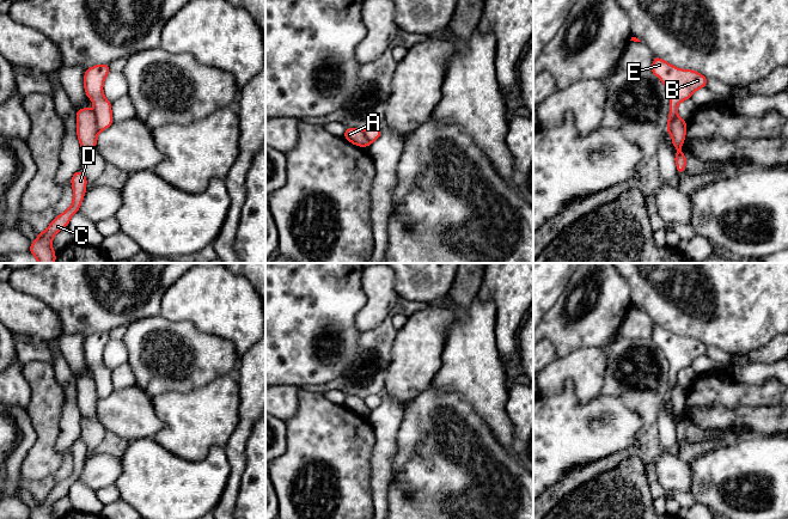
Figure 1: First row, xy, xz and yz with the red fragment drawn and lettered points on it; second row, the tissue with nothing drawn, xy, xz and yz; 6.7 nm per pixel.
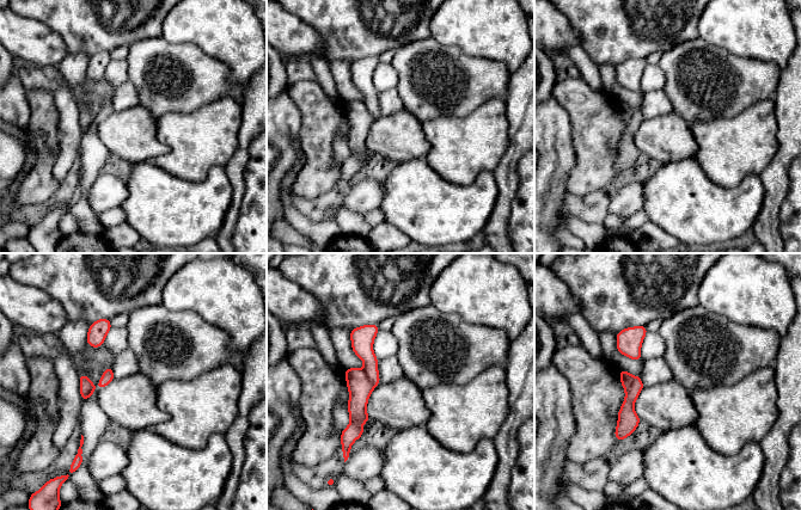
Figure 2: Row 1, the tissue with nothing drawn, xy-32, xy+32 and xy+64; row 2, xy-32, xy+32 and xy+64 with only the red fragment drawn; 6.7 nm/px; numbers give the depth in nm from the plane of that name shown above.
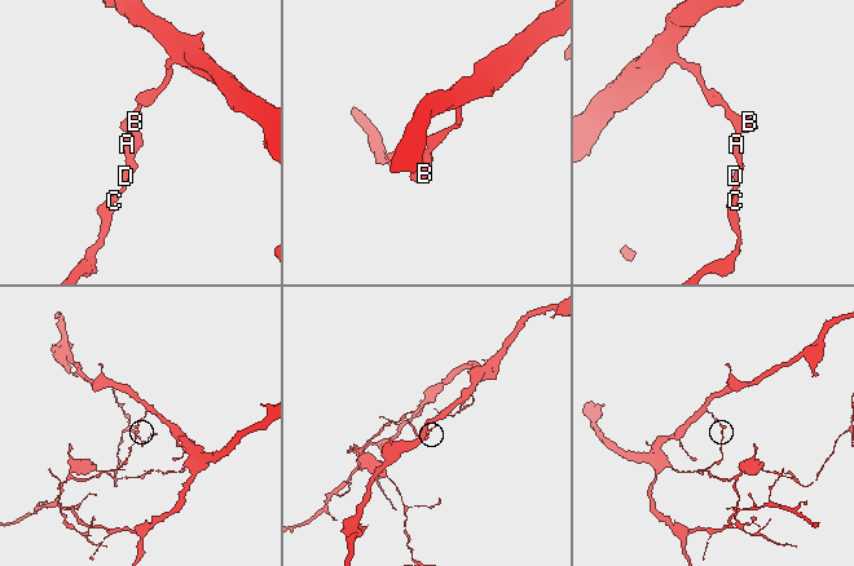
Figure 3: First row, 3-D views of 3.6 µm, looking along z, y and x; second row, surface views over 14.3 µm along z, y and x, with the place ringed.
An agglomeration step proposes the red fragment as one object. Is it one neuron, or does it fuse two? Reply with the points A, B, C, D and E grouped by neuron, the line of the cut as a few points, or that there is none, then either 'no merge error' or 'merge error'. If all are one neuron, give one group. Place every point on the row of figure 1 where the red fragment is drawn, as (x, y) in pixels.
groups A C D / B E; cut xy (93, 111), (99, 130); merge error

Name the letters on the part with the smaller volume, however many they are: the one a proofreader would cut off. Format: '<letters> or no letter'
A, C, D

